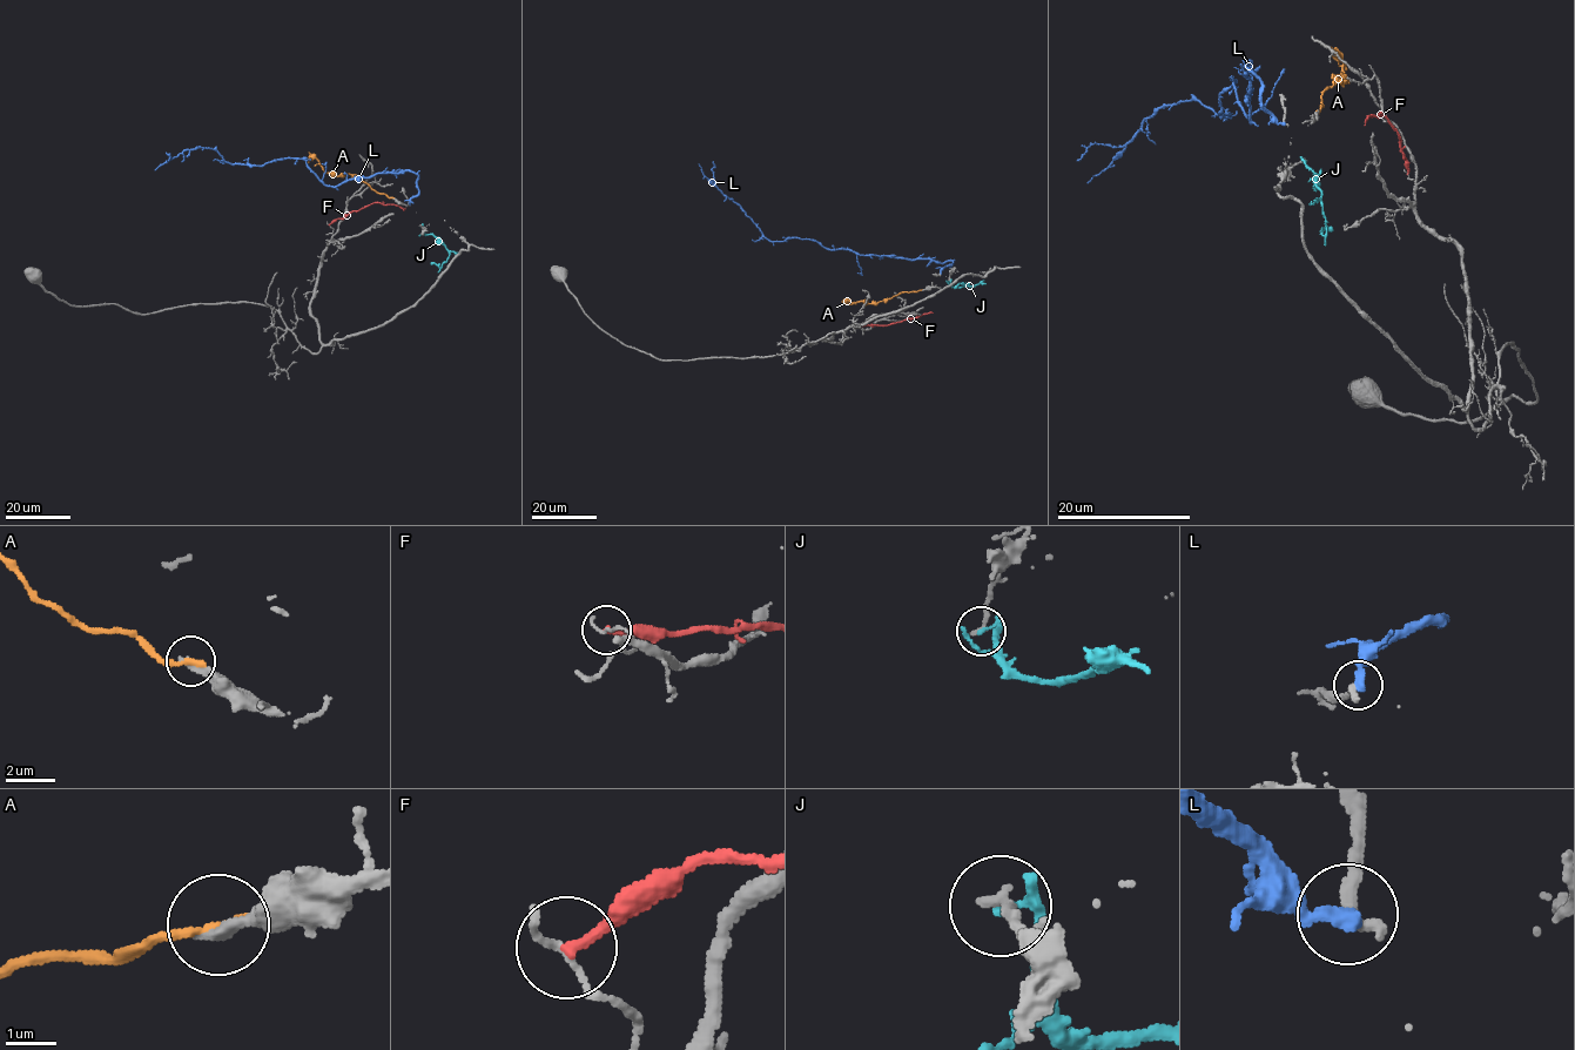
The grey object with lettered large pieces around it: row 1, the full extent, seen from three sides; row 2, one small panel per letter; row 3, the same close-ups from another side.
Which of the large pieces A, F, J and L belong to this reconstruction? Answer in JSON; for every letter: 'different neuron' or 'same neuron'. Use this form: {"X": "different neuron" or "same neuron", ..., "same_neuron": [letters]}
{"A": "different neuron", "F": "different neuron", "J": "different neuron", "L": "different neuron", "same_neuron": []}

